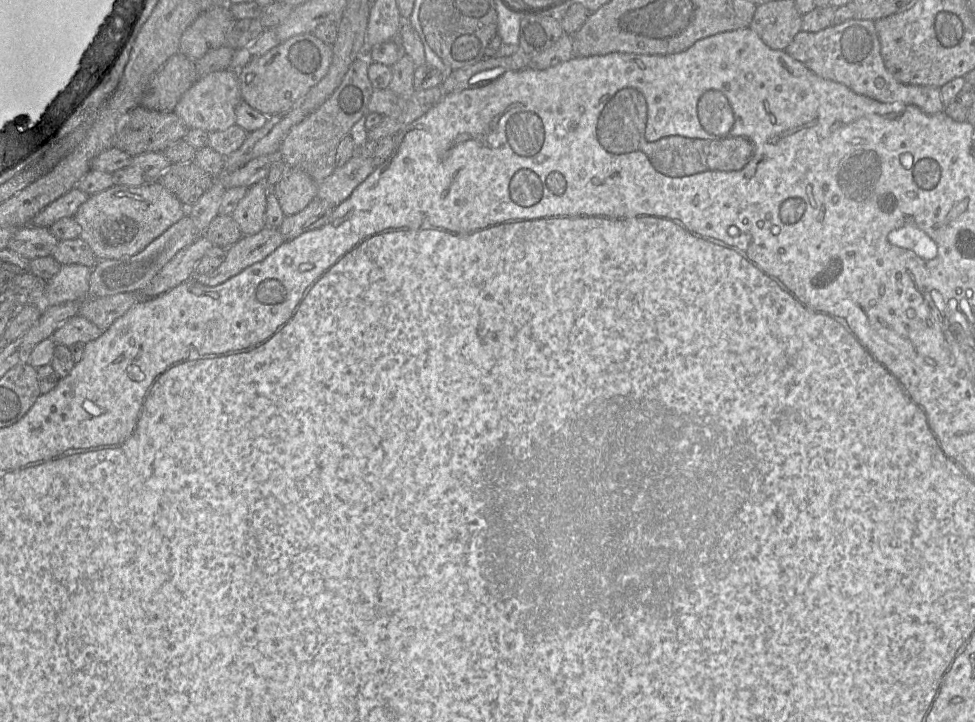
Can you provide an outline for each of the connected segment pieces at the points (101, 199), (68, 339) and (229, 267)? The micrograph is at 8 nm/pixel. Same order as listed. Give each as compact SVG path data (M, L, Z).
M158 182L138 187L113 185L109 189L89 196L78 209L75 219L81 226L82 238L98 260L120 259L133 256L144 250L151 242L188 213L184 205Z
M75 315L62 324L53 334L56 344L72 346L76 343L89 343L102 335L103 331L86 318Z
M264 228L251 236L242 236L234 245L227 248L224 262L216 270L193 279L206 286L216 286L256 264L286 242L277 228Z

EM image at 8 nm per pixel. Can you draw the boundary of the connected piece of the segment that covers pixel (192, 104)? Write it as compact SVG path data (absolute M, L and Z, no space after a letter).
M227 69L200 77L182 96L174 112L189 129L196 128L210 133L223 131L236 125L237 109L240 103L238 72Z

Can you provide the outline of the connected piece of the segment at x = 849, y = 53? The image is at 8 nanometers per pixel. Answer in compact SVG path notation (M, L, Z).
M851 18L817 32L800 30L785 51L817 76L841 83L860 95L880 102L914 105L926 114L944 111L939 87L902 83L887 70L874 20Z

